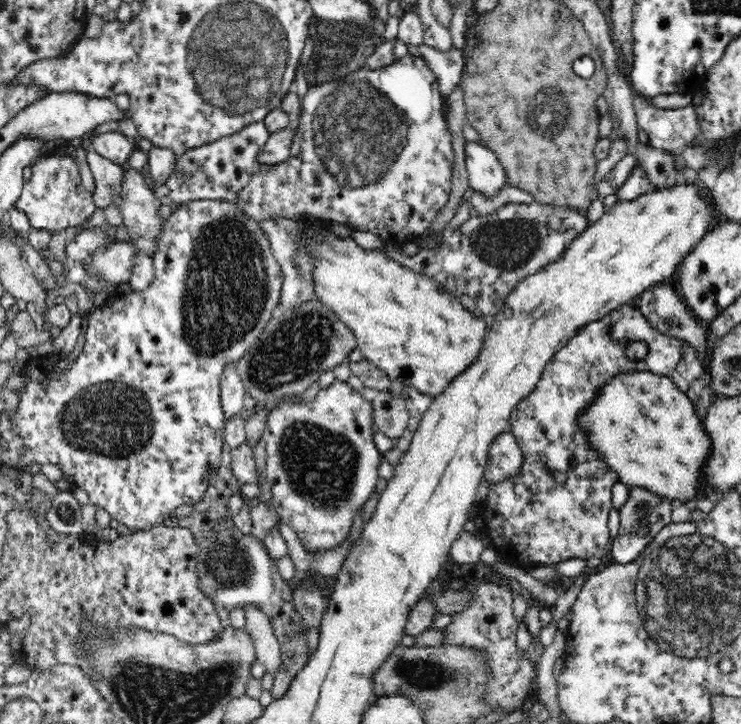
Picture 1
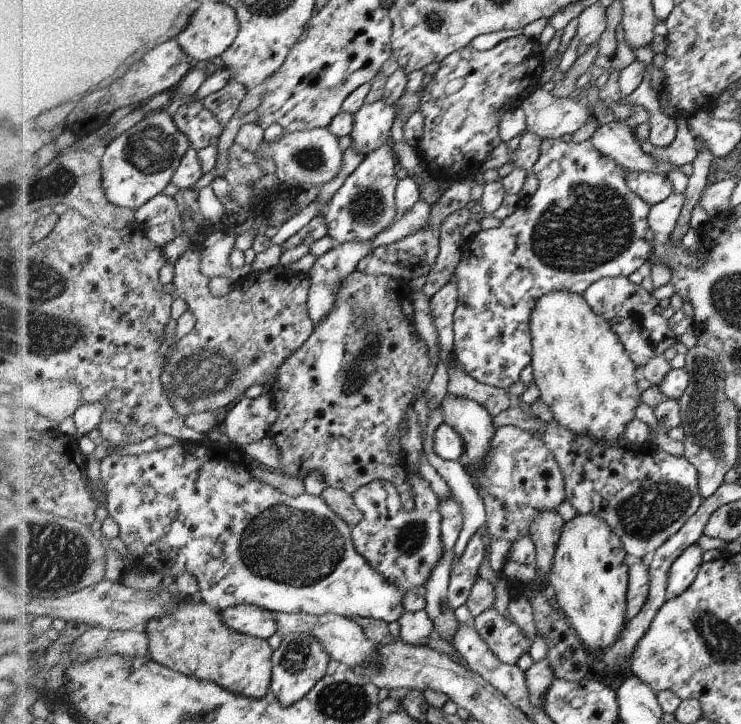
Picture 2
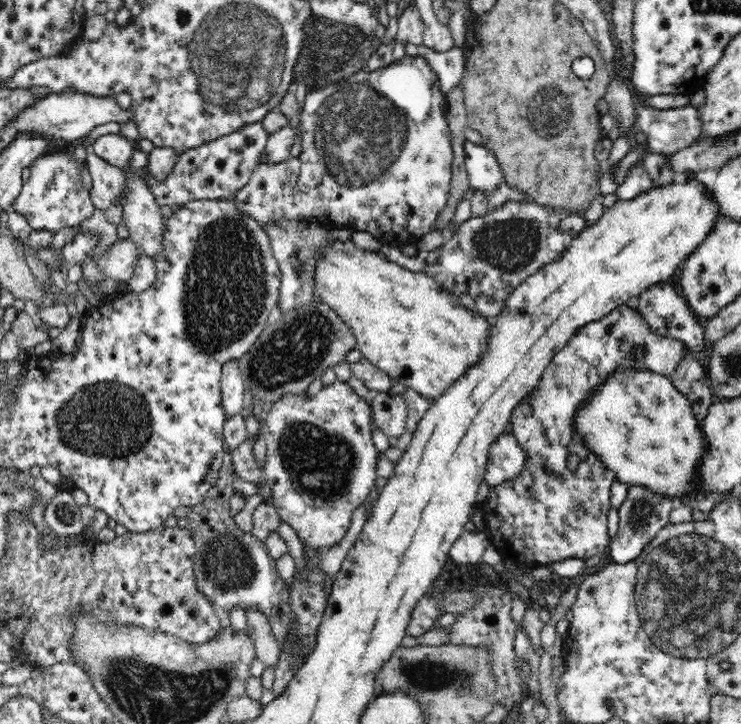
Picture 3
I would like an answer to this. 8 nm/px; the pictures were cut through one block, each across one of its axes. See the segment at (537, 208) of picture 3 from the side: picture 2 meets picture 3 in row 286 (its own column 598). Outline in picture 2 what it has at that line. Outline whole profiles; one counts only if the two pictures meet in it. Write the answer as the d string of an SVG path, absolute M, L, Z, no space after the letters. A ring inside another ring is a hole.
M556 420L542 426L536 434L549 446L561 468L565 478L565 494L571 506L580 516L594 514L602 518L610 526L610 530L621 539L626 554L643 560L651 557L682 529L704 503L701 494L698 494L700 475L696 468L684 456L671 456L652 442L642 445L630 444L623 437L610 446L608 442L598 441L590 434L574 434L557 424Z

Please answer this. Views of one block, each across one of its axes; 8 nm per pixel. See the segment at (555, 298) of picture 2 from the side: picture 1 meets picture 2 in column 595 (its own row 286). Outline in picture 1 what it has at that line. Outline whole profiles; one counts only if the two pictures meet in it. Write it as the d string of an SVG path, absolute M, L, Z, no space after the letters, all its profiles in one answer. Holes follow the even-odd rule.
M328 232L328 240L300 244L300 249L312 261L311 279L314 296L336 313L355 337L357 348L366 360L382 369L390 378L398 378L404 386L414 386L418 391L434 398L440 394L471 362L483 348L486 319L468 311L460 297L438 287L432 279L405 268L382 250L364 250L351 238L338 238Z

